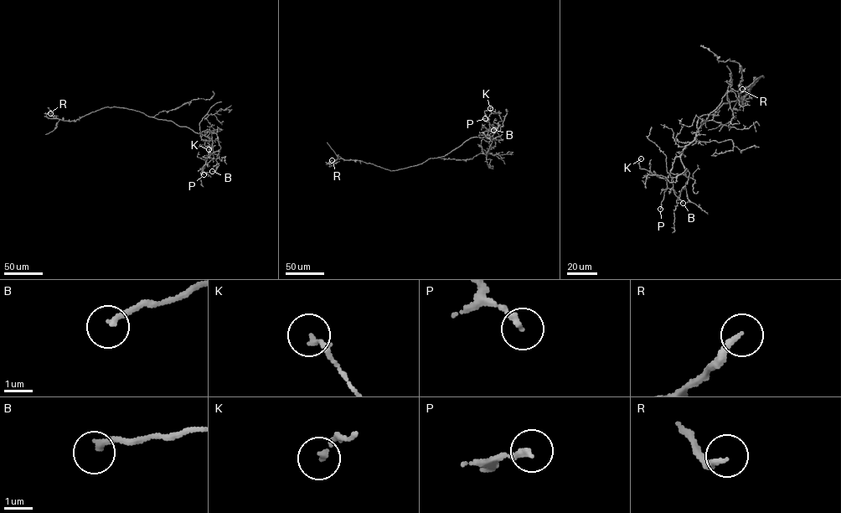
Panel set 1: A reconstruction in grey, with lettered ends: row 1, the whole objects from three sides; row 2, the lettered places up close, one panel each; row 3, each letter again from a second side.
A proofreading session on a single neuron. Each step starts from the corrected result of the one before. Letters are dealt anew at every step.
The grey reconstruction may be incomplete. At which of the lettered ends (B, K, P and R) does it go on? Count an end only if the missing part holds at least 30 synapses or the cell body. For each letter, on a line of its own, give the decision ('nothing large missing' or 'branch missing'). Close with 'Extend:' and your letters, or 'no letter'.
B: nothing large missing
K: nothing large missing
P: nothing large missing
R: nothing large missing
Extend: no letter

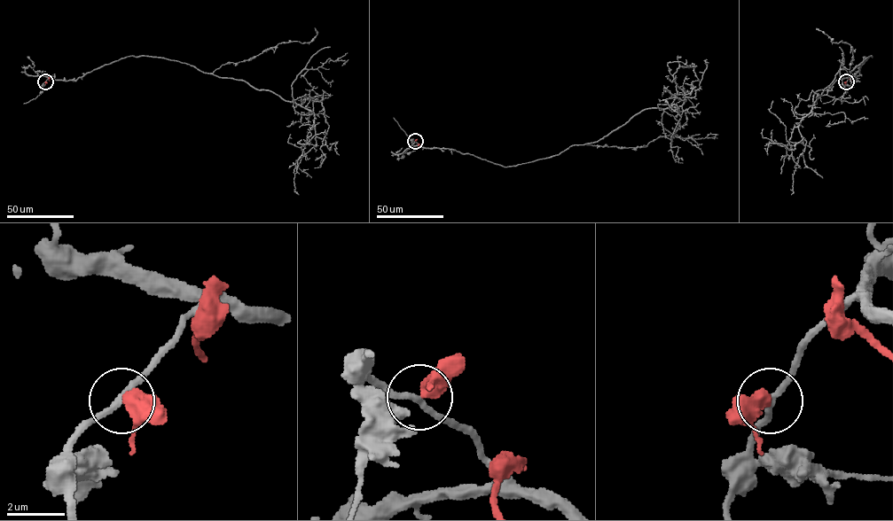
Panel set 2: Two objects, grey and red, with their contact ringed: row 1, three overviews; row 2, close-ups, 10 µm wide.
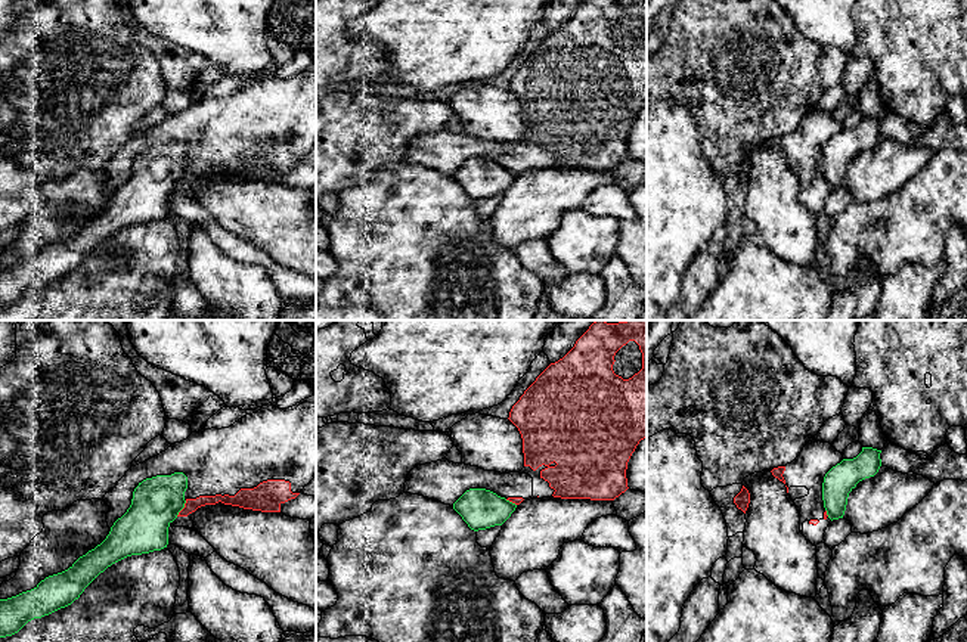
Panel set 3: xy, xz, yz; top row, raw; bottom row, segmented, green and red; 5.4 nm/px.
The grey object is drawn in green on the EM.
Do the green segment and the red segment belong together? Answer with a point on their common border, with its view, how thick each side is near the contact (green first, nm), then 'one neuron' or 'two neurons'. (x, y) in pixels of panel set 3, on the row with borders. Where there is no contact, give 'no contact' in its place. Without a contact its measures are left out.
meets green in xy at (183, 506); 260 nm thick on the green side, 70 nm on the other; two neurons

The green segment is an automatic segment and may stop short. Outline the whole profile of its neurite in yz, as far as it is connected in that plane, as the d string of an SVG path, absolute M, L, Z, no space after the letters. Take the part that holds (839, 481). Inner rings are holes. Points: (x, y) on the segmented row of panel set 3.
M862 447L862 452L853 459L843 459L833 466L824 477L822 500L828 518L843 518L849 493L865 478L874 477L880 466L881 450Z

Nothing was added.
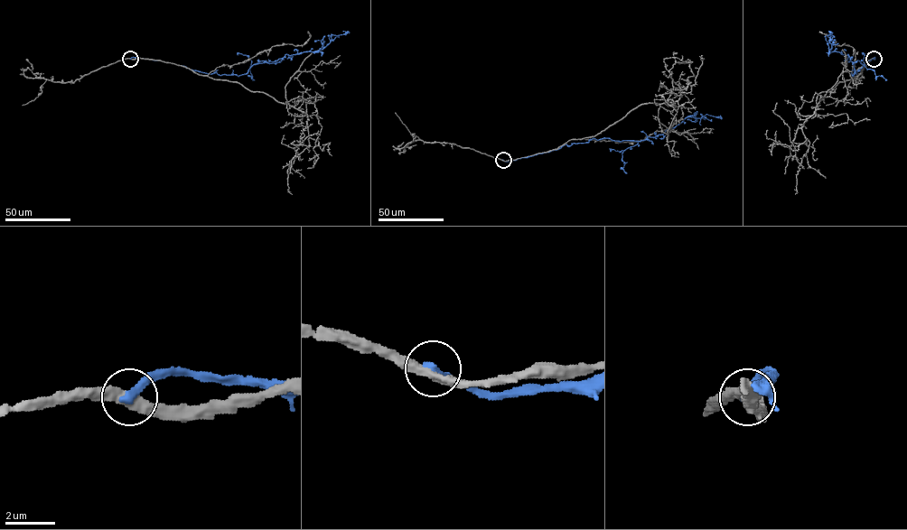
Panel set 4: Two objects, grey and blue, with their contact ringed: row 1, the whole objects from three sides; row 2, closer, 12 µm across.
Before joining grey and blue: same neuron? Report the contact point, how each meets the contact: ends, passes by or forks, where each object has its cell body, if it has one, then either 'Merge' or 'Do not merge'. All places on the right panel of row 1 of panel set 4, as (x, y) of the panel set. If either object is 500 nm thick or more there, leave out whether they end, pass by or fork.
Place: (874, 59). At the ring grey passes by. At the ring blue ends. Soma of grey: none. Soma of blue: none. Do not merge

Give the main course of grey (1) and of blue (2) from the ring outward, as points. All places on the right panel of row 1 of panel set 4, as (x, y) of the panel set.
1: (874, 59), (850, 79), (817, 97), (815, 112), (802, 128), (806, 140), (798, 145), (773, 112), (776, 102)
2: (874, 59), (853, 76), (855, 62), (849, 56), (829, 51), (830, 35), (827, 35), (830, 31)

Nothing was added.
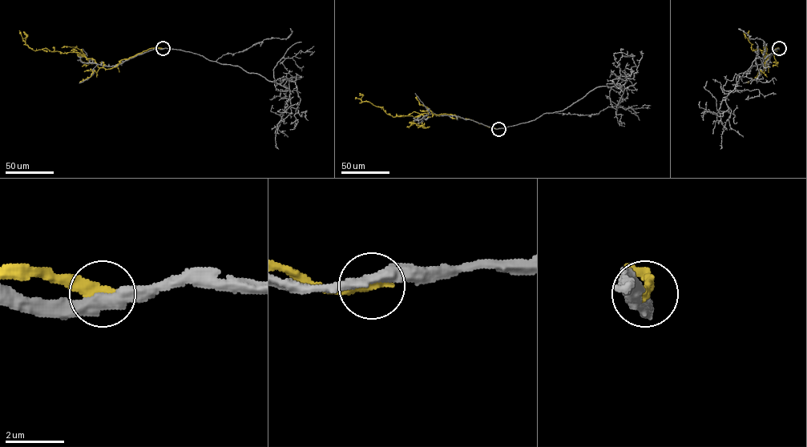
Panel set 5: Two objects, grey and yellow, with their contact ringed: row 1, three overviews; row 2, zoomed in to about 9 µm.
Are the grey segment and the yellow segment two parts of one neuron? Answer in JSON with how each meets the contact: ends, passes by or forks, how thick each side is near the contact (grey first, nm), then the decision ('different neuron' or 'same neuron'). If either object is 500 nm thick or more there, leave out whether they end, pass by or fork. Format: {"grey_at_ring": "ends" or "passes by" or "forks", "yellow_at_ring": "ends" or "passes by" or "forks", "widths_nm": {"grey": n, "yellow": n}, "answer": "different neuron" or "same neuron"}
{"grey_at_ring": "passes by", "yellow_at_ring": "ends", "widths_nm": {"grey": 400, "yellow": 360}, "answer": "different neuron"}

